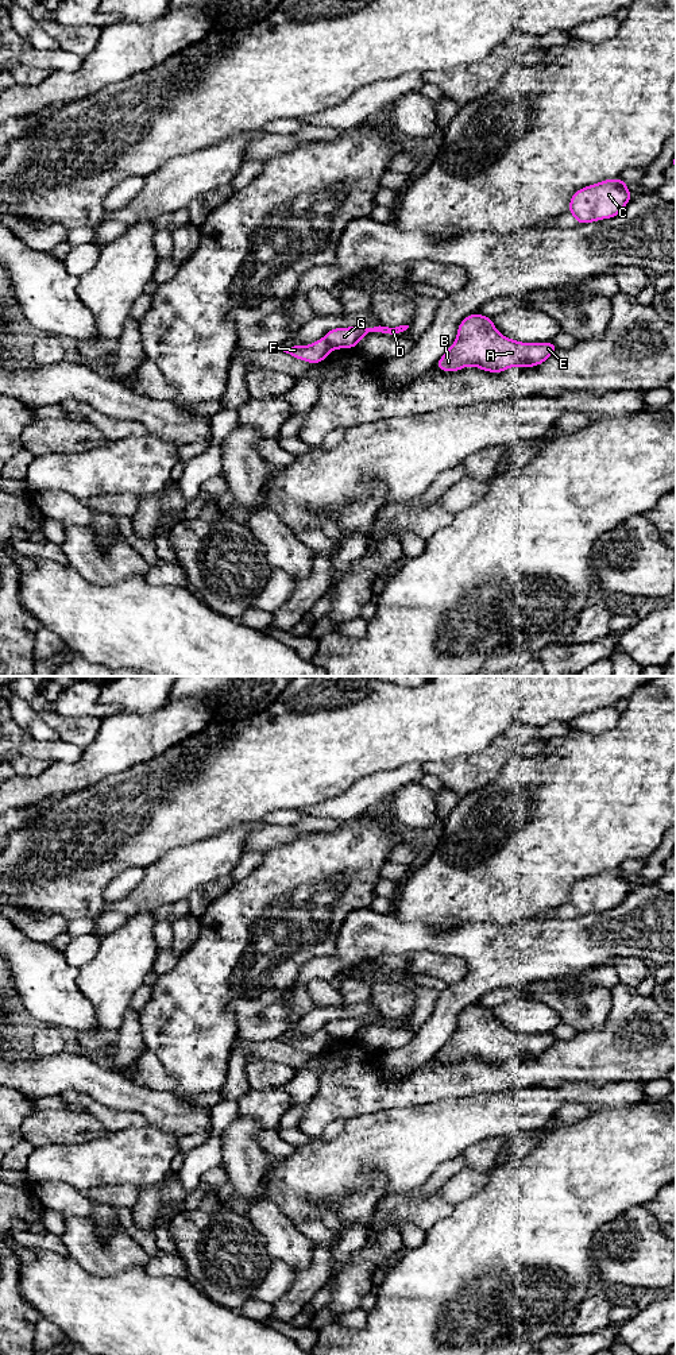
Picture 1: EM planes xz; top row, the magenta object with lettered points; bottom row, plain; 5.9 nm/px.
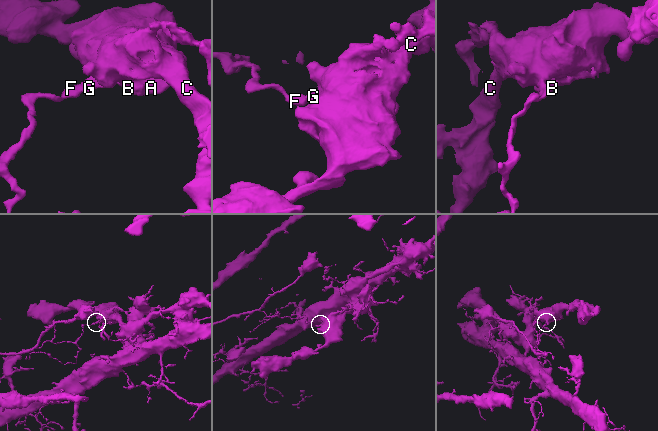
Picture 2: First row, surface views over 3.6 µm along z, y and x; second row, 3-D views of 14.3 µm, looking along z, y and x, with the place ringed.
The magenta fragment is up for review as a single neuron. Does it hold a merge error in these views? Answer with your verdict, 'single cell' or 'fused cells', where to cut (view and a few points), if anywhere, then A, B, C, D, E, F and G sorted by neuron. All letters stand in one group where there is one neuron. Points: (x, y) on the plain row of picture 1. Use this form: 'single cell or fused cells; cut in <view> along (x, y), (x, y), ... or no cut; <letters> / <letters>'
fused cells; cut in xz along (323, 1029), (332, 1039); A B C D E G / F

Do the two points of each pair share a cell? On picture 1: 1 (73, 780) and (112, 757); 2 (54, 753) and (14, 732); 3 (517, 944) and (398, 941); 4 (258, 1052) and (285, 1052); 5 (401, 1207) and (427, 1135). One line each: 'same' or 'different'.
1: same
2: different
3: same
4: same
5: different

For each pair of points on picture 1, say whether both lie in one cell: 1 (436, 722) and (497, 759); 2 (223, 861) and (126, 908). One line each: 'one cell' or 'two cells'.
1: two cells
2: one cell

